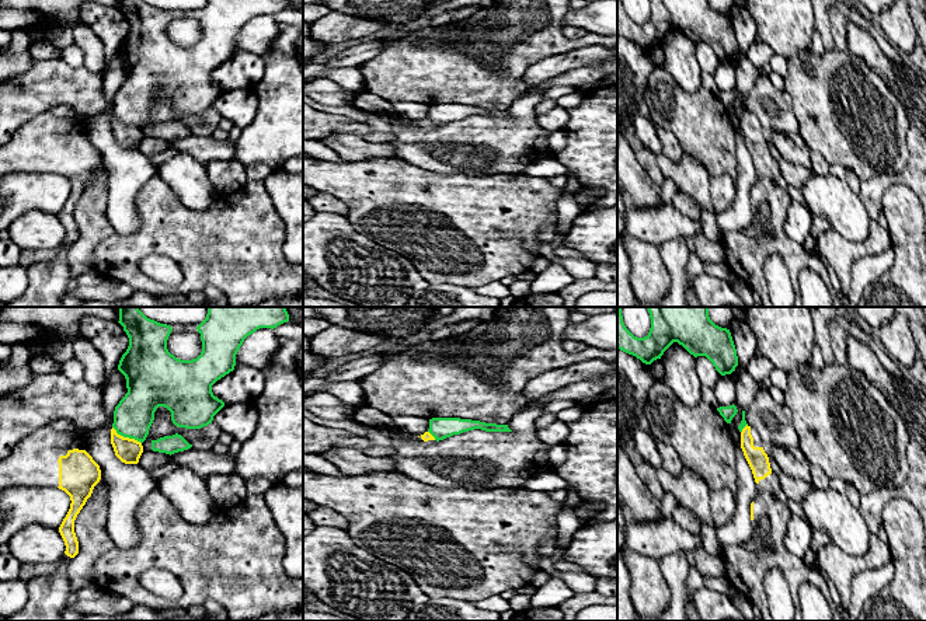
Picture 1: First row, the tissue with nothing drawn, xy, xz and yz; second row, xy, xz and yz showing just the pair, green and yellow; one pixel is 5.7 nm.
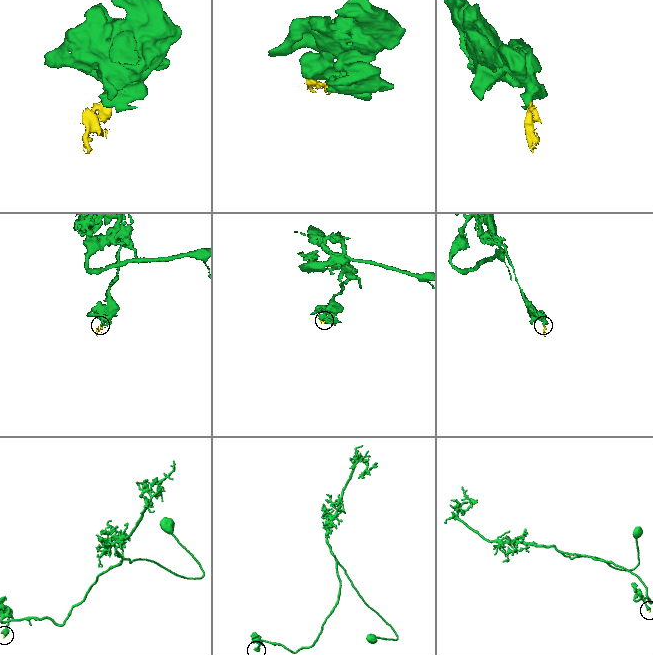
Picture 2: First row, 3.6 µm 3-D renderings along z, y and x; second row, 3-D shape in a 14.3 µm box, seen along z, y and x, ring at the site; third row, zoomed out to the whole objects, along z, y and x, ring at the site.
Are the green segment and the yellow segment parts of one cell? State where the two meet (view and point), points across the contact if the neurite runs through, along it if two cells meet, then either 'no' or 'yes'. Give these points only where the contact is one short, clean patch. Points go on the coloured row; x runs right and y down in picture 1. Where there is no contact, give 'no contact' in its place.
xy (126, 436) | along xy (112, 426), (118, 433), (133, 438), (141, 443) | no

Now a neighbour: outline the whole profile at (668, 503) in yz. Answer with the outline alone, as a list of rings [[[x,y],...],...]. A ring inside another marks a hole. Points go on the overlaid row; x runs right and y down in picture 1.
[[[665,492],[661,503],[661,513],[665,519],[672,519],[675,509],[679,506],[673,493]]]

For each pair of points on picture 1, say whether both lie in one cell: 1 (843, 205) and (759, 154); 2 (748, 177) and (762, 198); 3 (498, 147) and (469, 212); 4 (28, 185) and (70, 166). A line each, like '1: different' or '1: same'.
1: different
2: different
3: different
4: different

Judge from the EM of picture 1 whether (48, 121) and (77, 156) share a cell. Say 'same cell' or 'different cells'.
same cell

